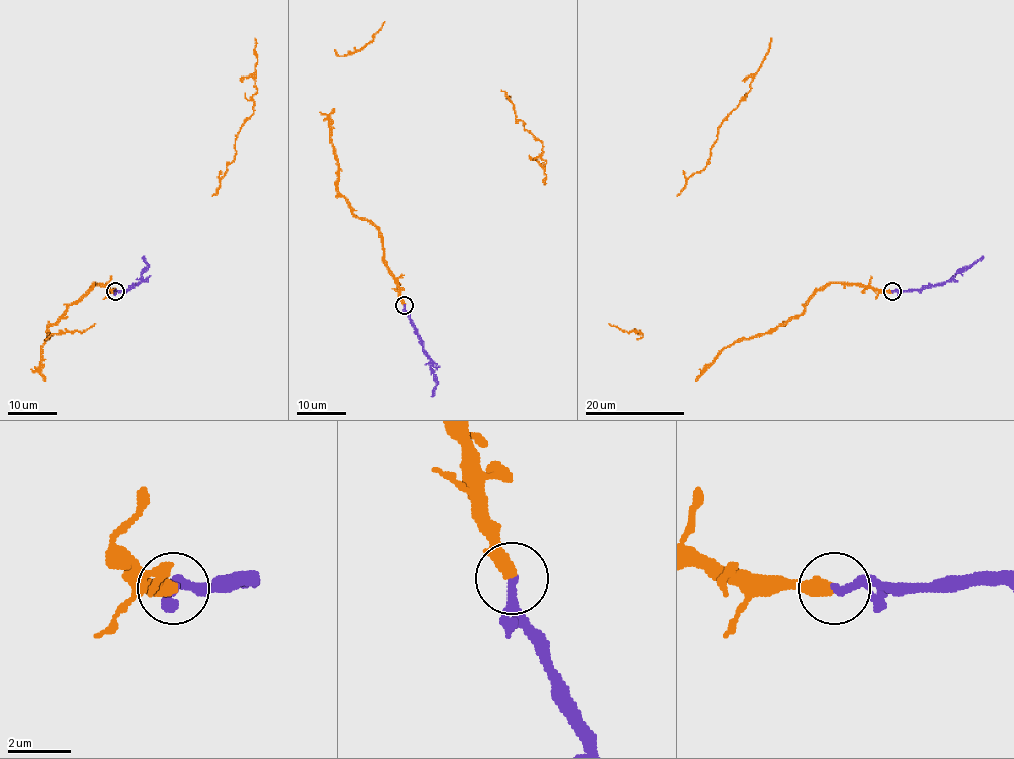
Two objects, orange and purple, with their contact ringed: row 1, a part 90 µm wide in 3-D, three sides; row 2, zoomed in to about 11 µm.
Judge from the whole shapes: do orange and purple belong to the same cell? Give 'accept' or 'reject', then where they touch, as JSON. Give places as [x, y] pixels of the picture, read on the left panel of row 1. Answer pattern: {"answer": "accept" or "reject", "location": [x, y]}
{"answer": "accept", "location": [115, 291]}

